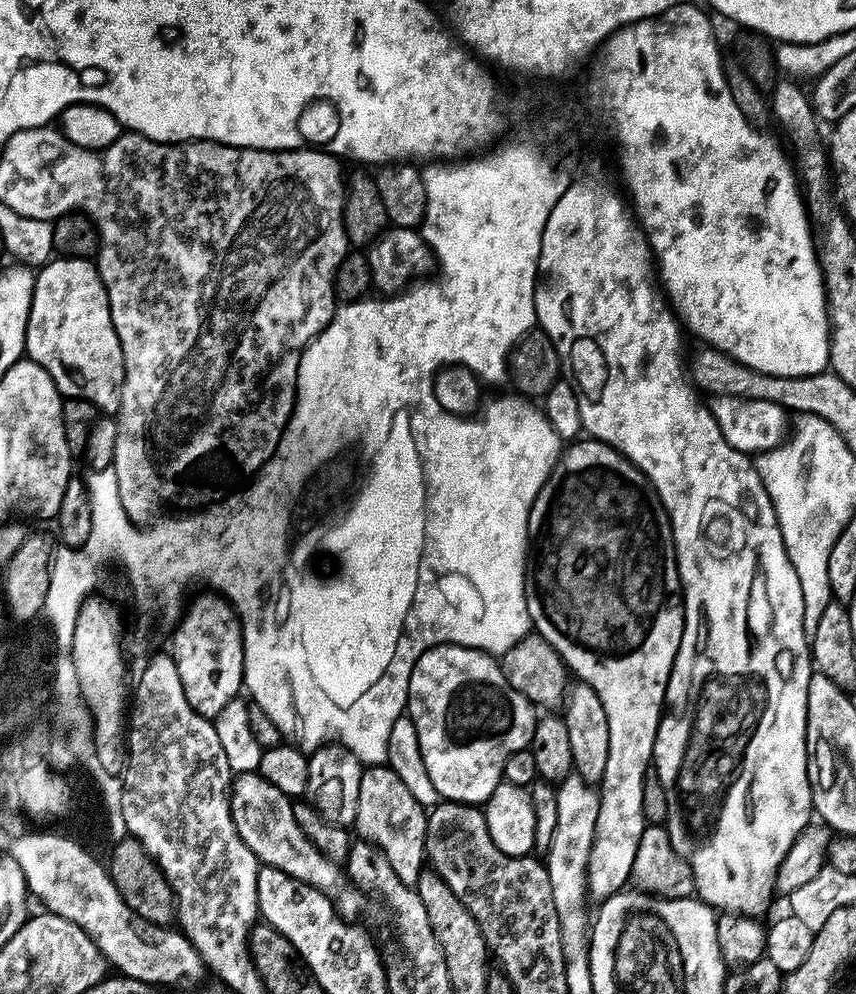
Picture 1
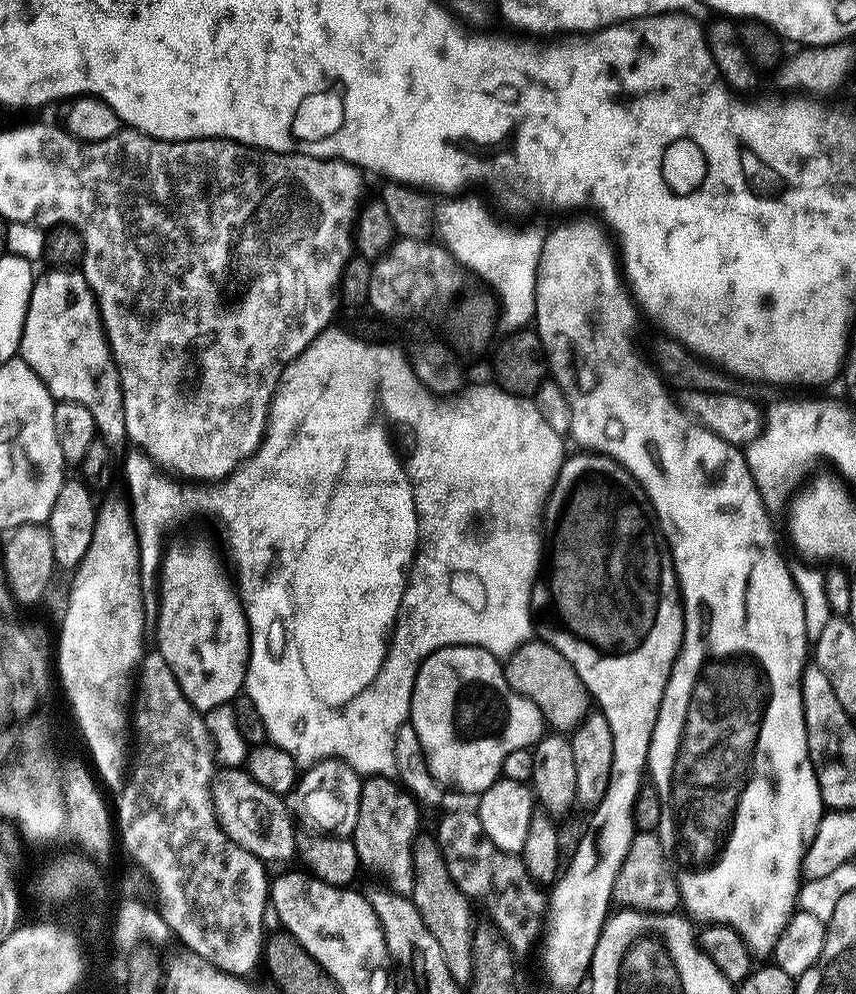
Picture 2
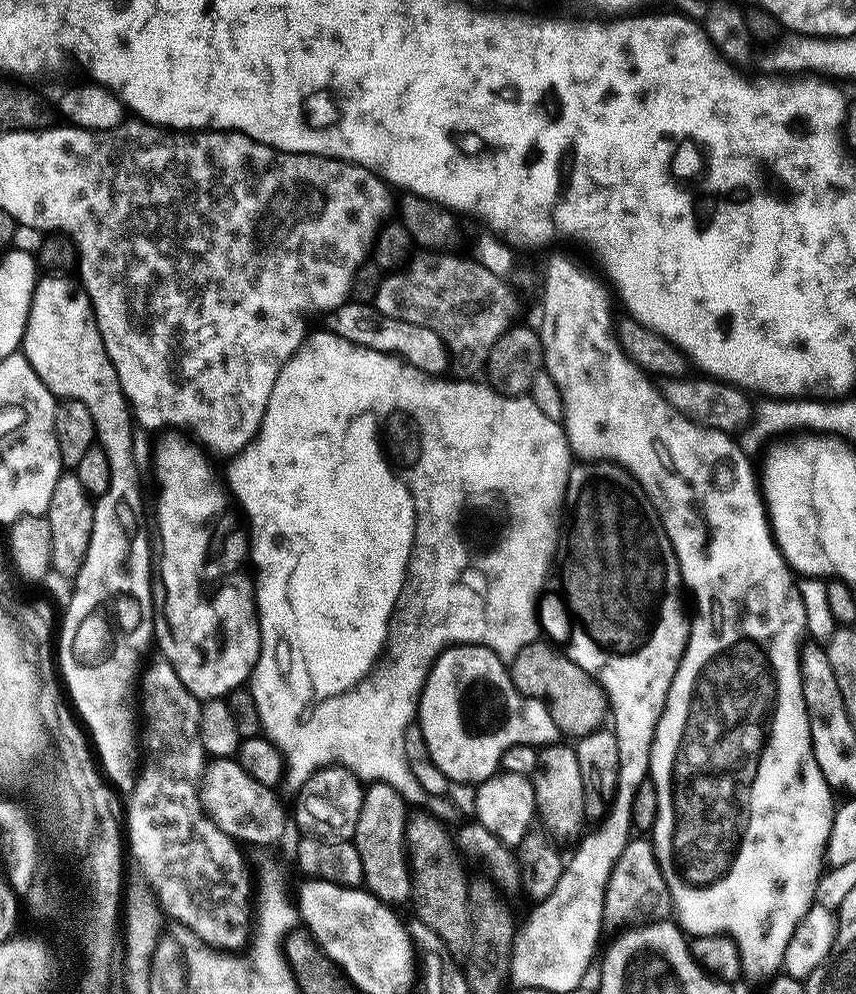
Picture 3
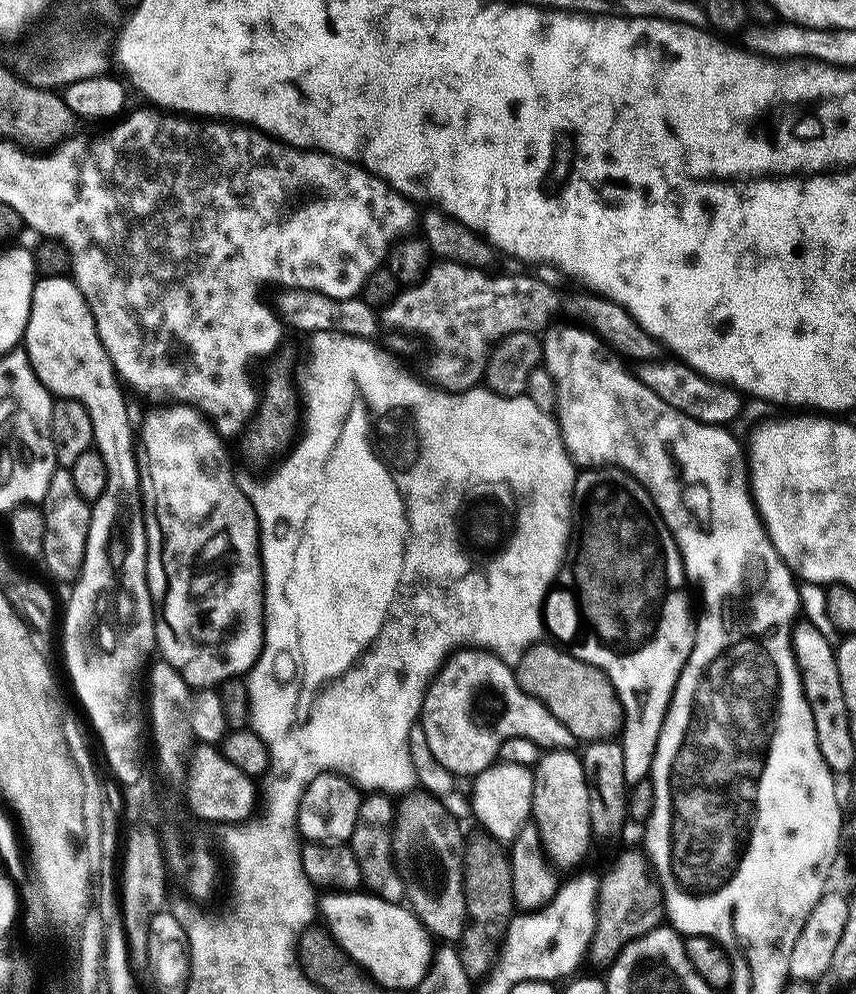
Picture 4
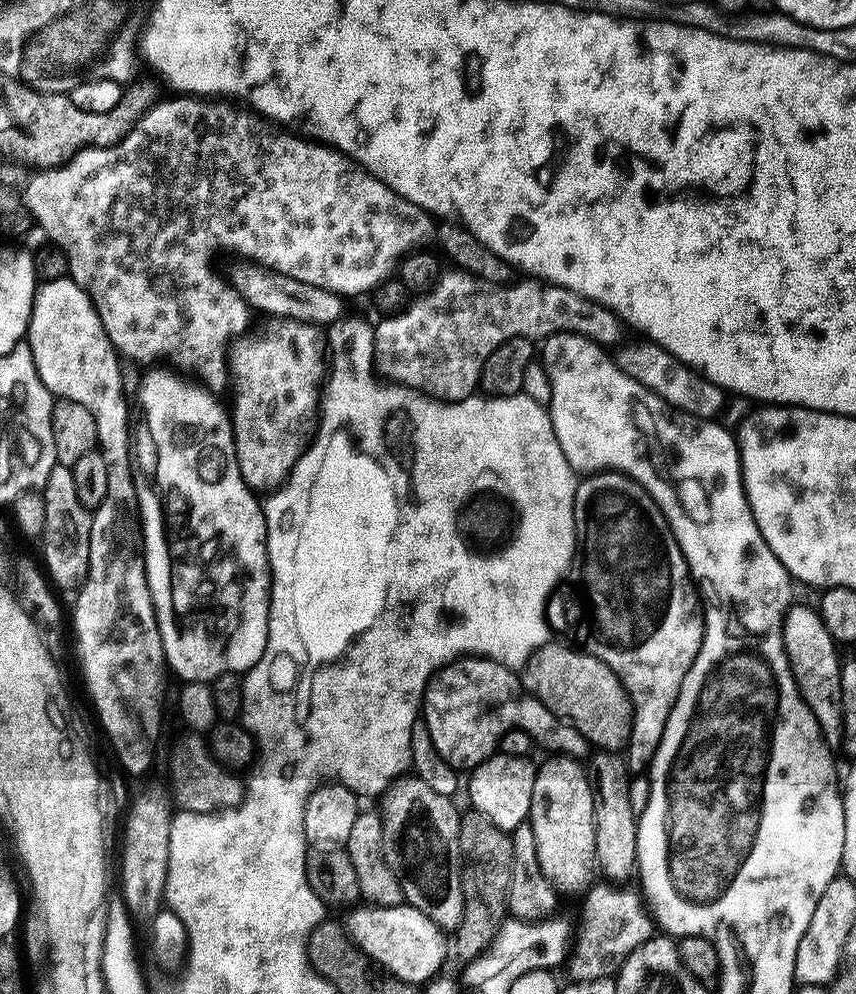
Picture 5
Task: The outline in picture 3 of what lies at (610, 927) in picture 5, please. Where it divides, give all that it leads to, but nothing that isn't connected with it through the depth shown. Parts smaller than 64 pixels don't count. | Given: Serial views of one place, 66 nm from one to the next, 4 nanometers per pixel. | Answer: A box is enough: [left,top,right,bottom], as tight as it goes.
[604,838,673,926]

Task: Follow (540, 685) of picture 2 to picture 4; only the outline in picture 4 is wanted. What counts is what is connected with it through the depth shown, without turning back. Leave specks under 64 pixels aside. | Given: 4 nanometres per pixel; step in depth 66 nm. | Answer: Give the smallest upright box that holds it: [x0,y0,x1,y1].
[514,643,624,742]

